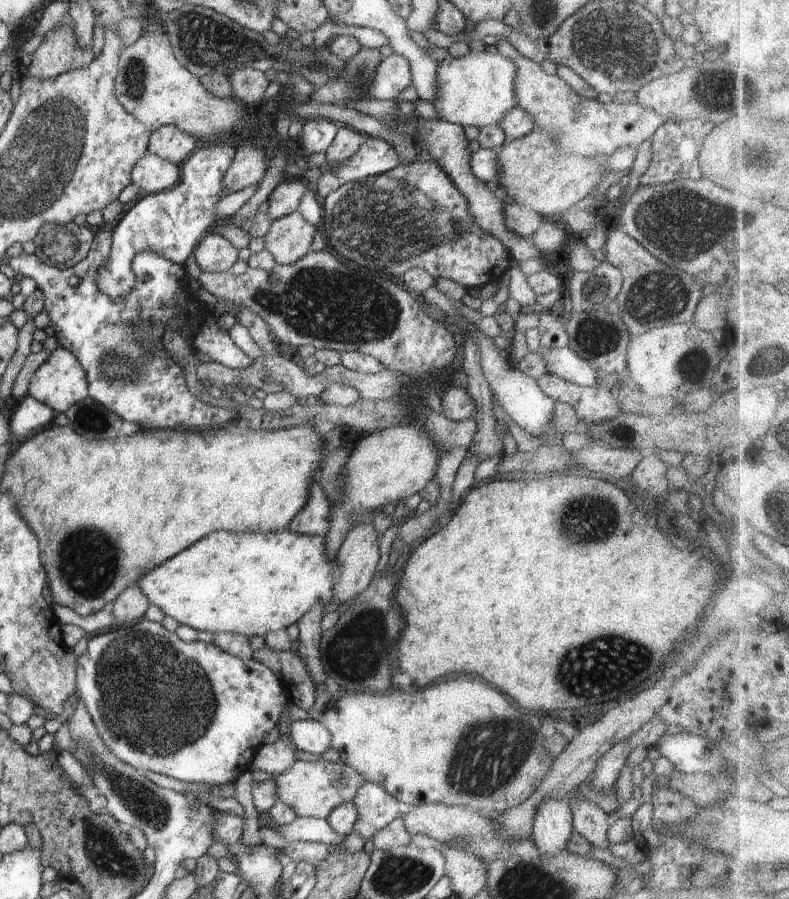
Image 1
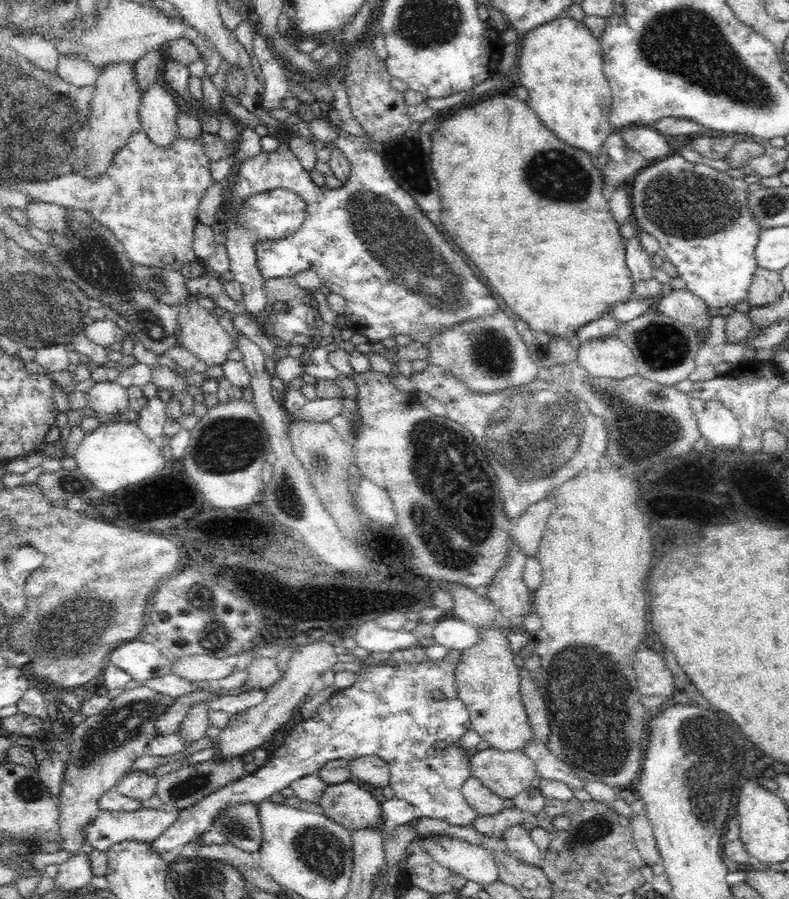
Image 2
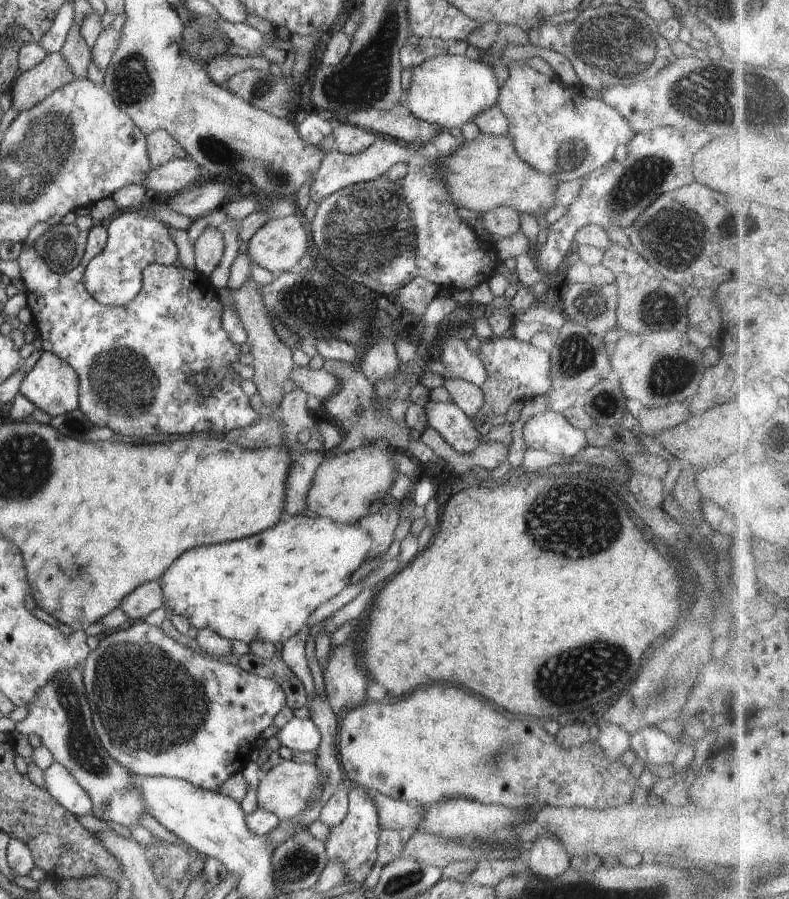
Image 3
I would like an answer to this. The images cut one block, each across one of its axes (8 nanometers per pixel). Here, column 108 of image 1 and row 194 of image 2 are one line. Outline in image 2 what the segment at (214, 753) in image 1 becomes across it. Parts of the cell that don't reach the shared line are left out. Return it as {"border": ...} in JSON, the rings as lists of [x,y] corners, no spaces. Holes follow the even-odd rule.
{"border":[[[673,151],[669,157],[655,160],[644,168],[635,176],[631,187],[631,219],[636,227],[658,240],[665,258],[675,267],[678,277],[686,282],[686,289],[710,308],[732,307],[747,300],[755,271],[759,268],[754,252],[761,228],[748,207],[751,191],[744,178],[733,178],[706,164],[690,164]]]}

